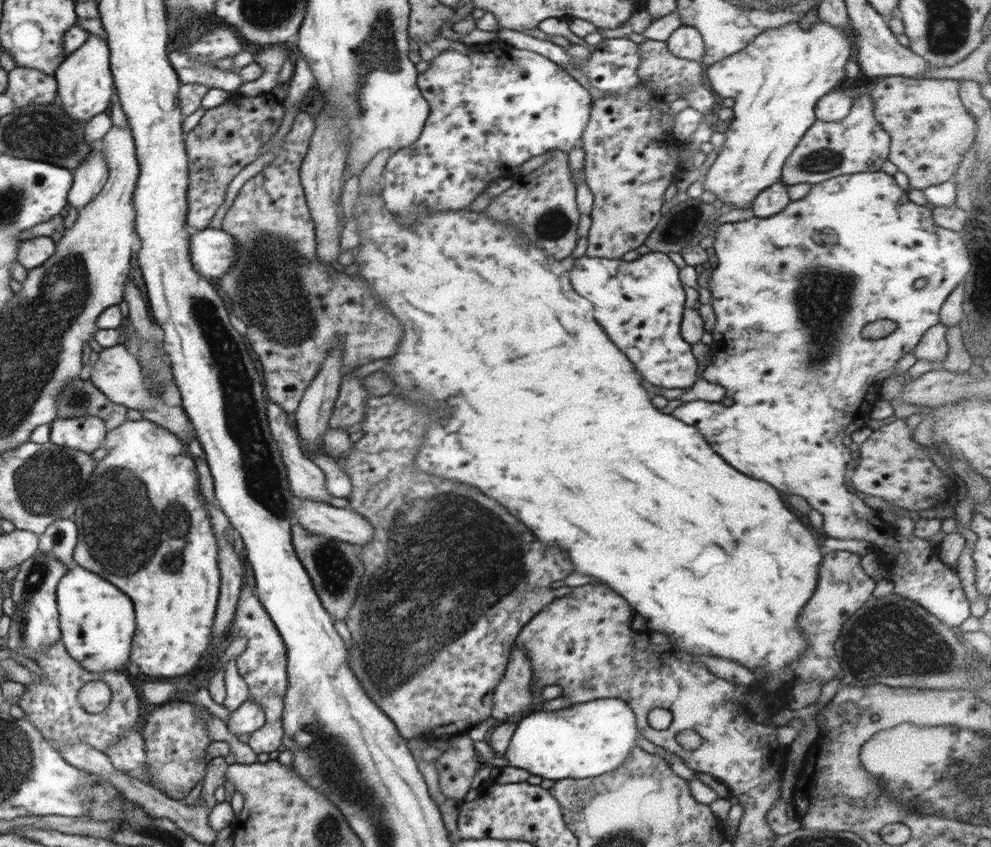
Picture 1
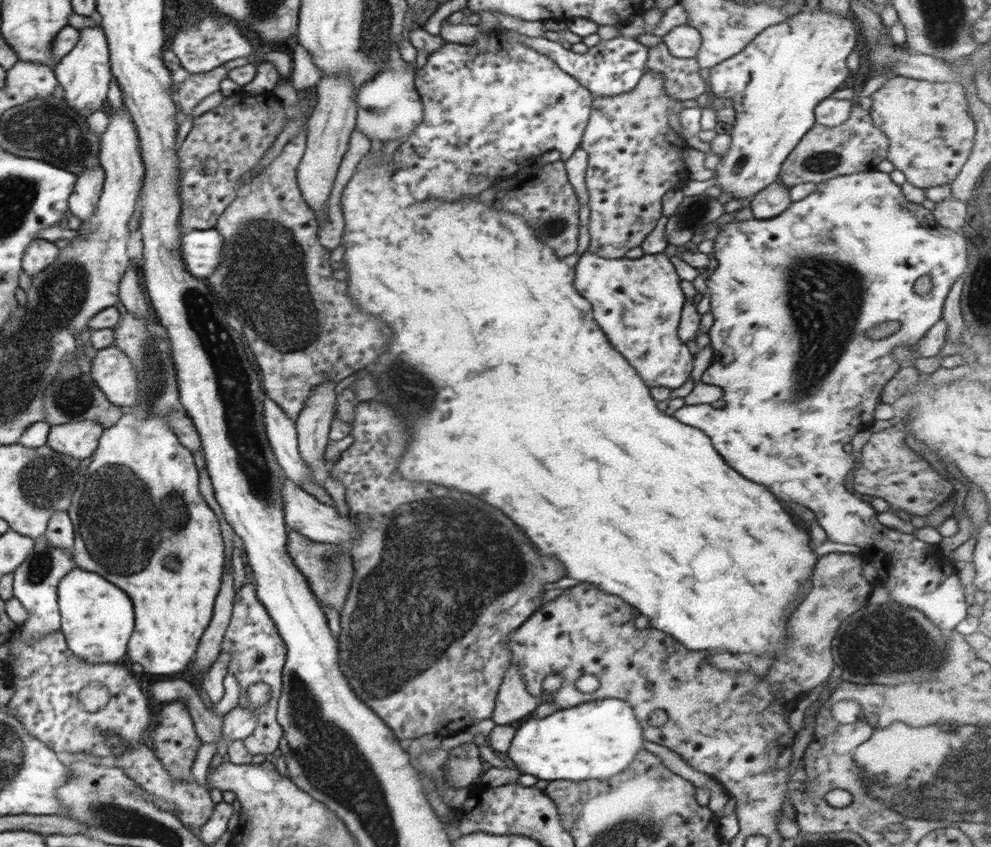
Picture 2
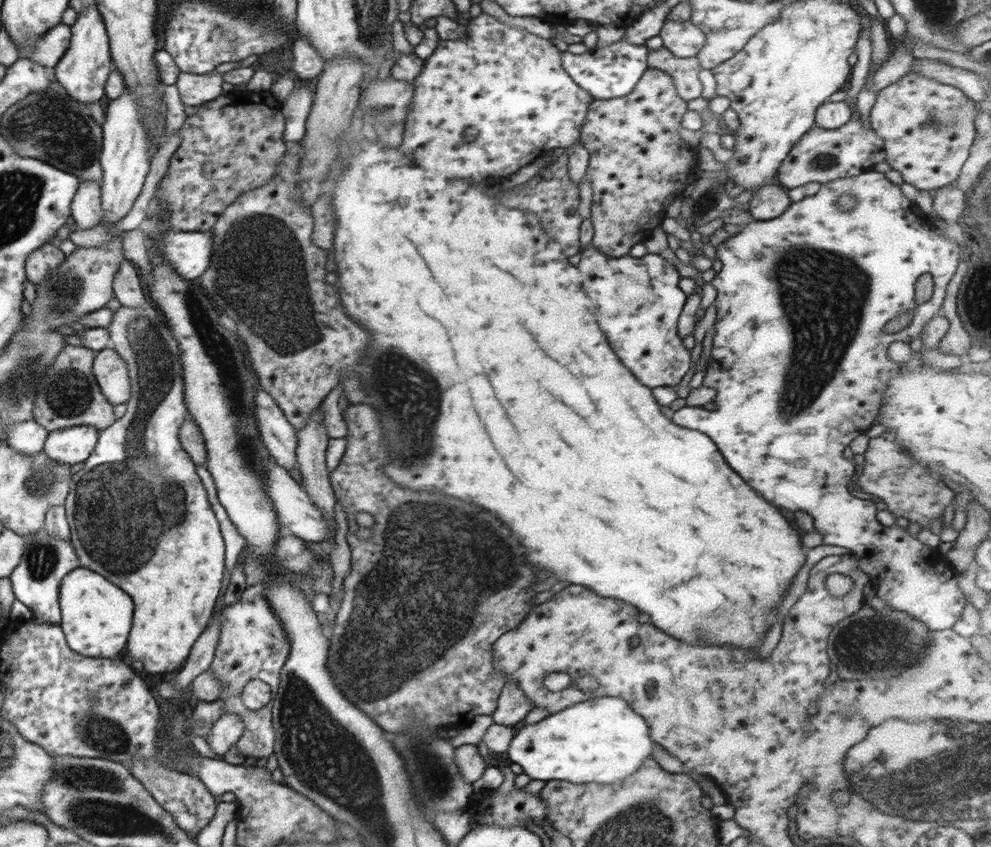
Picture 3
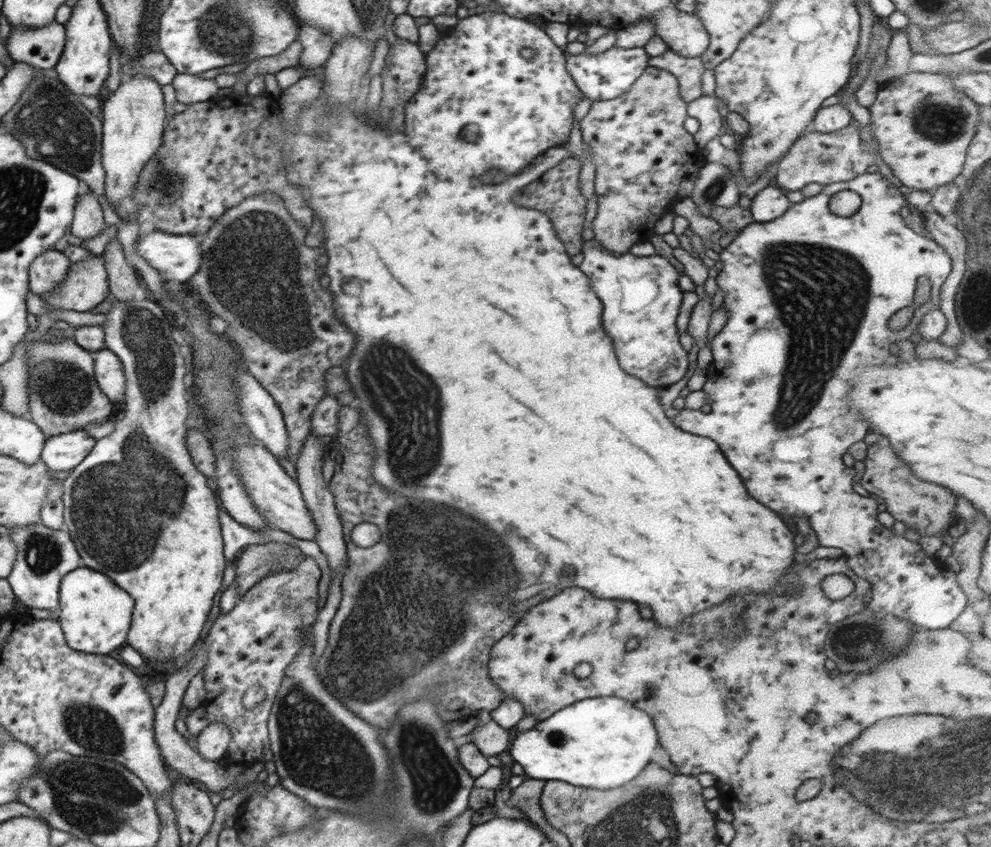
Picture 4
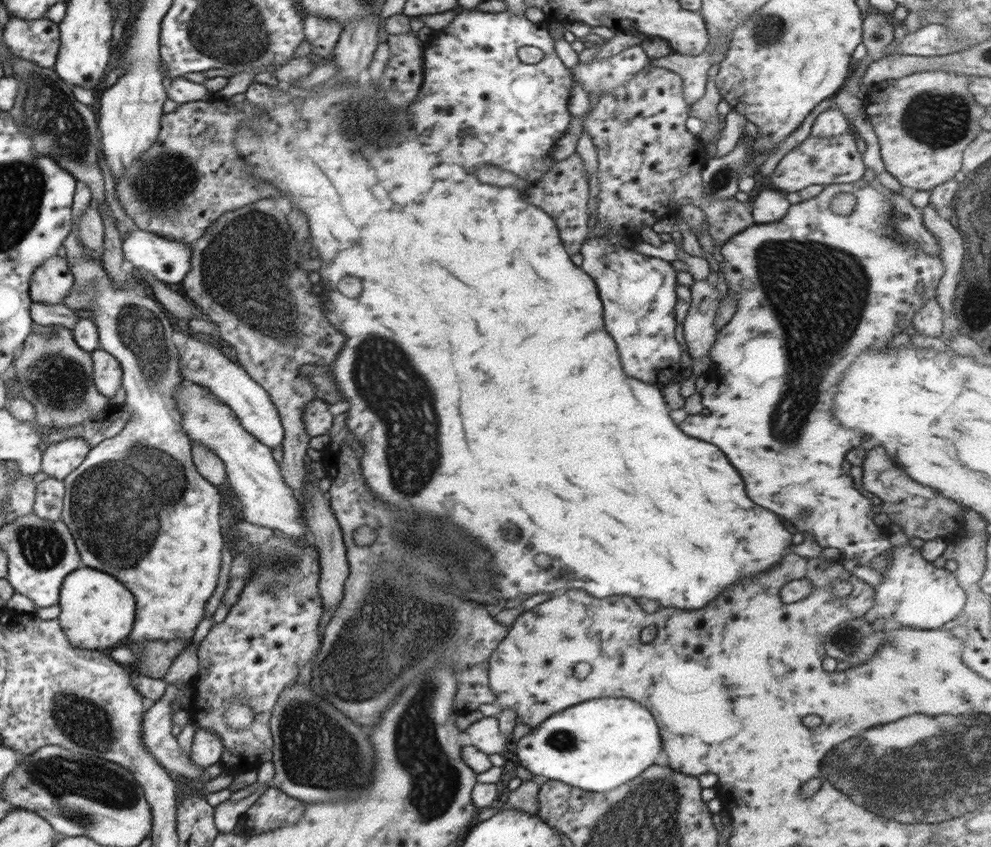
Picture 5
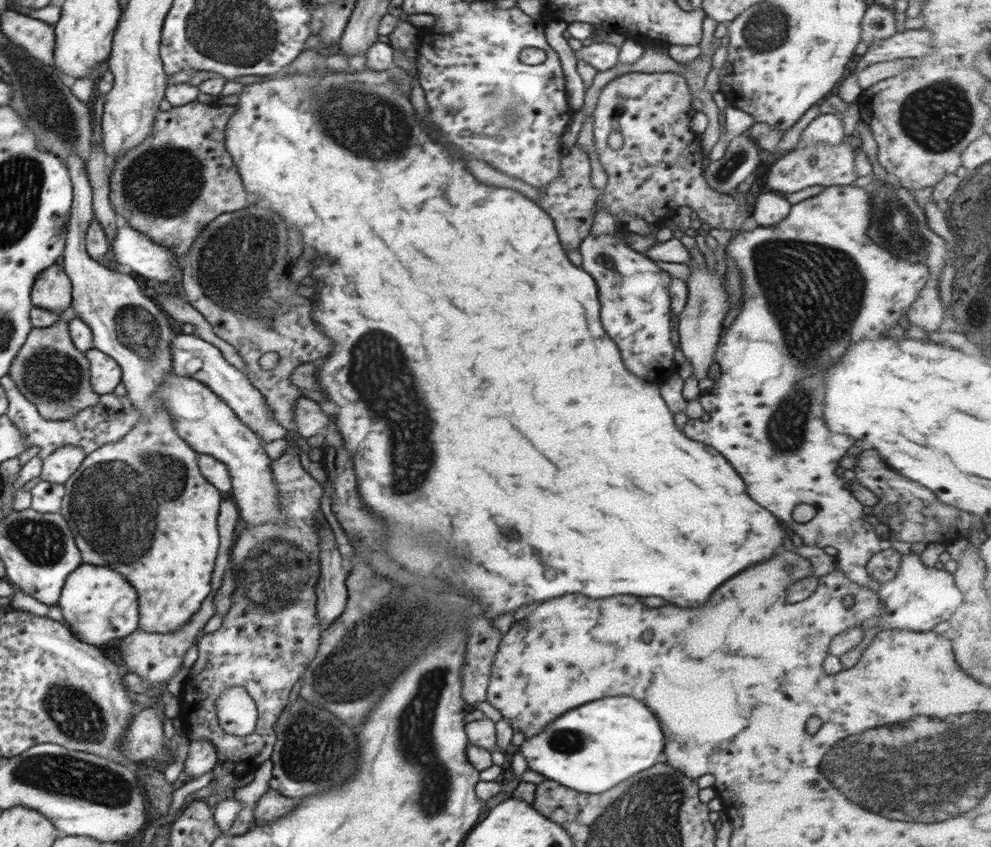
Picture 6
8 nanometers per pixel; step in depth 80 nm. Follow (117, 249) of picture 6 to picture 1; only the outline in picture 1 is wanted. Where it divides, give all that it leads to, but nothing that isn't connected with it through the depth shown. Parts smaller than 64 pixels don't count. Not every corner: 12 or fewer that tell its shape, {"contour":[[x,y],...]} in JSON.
{"contour":[[206,228],[190,238],[196,272],[215,280],[236,262],[236,239]]}

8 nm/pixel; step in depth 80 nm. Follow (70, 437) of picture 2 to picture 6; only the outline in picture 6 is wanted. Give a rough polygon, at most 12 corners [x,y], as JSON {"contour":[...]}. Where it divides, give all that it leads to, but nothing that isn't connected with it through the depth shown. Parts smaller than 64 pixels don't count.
{"contour":[[61,446],[43,459],[40,478],[64,484],[85,458]]}

